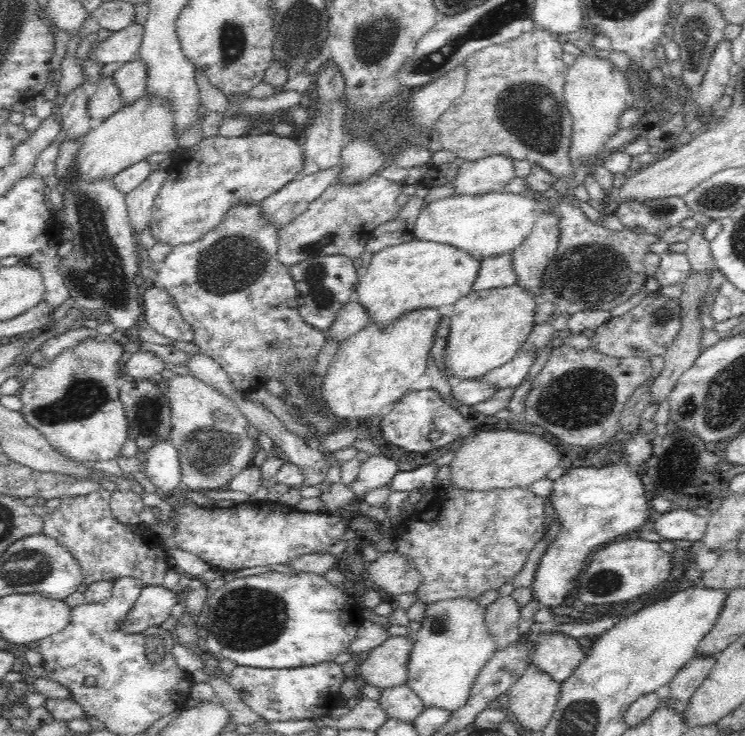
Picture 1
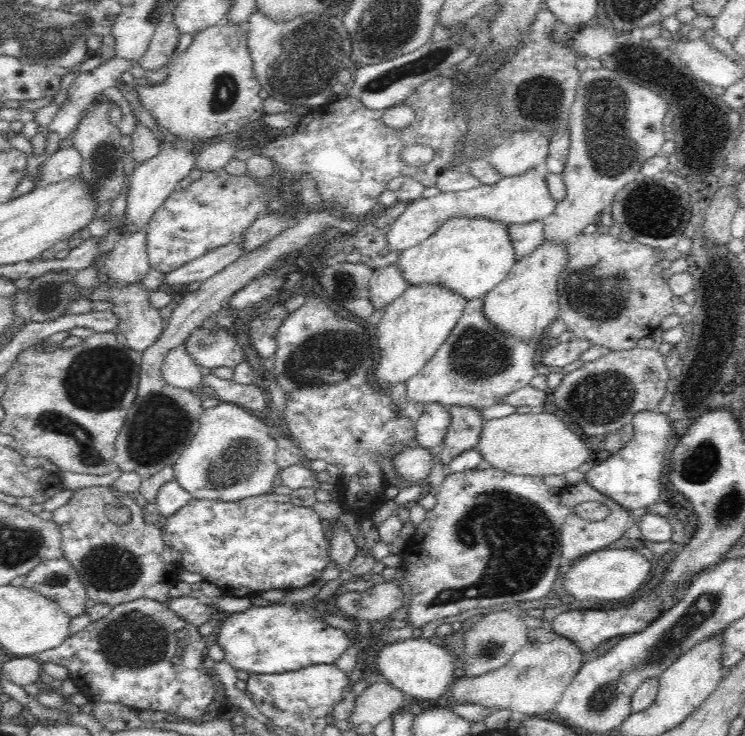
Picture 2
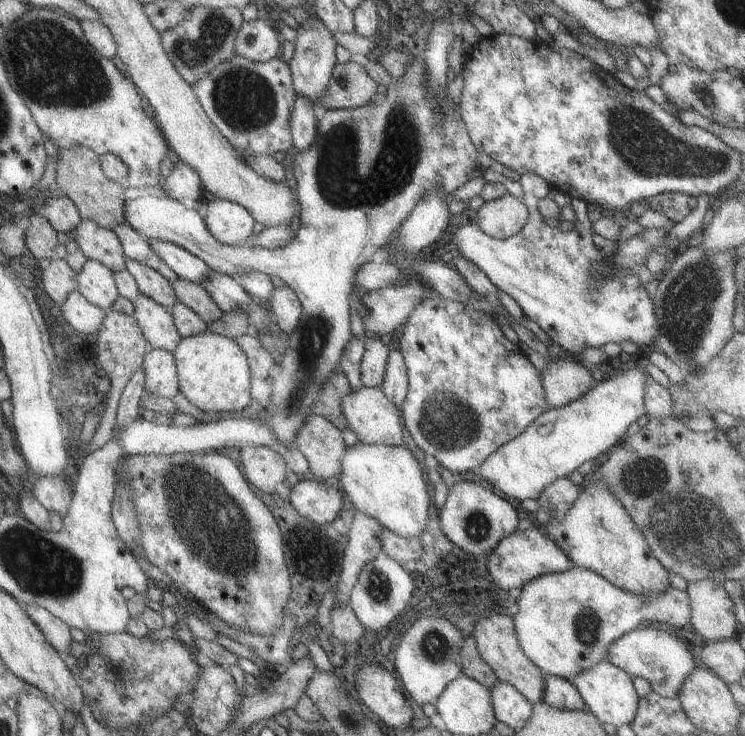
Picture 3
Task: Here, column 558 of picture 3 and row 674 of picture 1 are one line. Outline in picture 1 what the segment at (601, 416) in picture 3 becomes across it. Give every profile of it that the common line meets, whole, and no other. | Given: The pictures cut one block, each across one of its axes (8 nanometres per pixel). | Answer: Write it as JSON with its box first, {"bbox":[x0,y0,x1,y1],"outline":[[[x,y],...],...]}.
{"bbox":[405,599,496,712],"outline":[[[453,599],[427,605],[425,617],[417,625],[420,631],[414,634],[405,682],[405,685],[421,698],[426,708],[436,707],[454,712],[466,704],[473,682],[480,674],[482,667],[496,652],[494,639],[485,625],[485,614],[485,609],[480,607],[478,599]]]}

